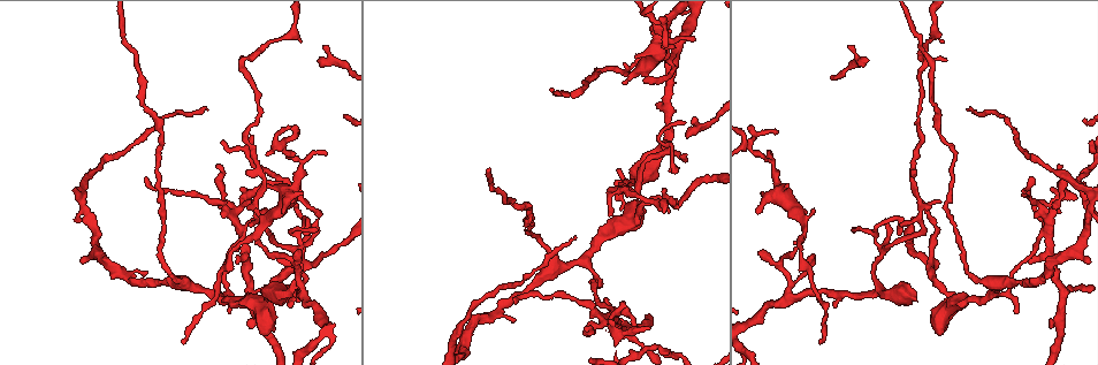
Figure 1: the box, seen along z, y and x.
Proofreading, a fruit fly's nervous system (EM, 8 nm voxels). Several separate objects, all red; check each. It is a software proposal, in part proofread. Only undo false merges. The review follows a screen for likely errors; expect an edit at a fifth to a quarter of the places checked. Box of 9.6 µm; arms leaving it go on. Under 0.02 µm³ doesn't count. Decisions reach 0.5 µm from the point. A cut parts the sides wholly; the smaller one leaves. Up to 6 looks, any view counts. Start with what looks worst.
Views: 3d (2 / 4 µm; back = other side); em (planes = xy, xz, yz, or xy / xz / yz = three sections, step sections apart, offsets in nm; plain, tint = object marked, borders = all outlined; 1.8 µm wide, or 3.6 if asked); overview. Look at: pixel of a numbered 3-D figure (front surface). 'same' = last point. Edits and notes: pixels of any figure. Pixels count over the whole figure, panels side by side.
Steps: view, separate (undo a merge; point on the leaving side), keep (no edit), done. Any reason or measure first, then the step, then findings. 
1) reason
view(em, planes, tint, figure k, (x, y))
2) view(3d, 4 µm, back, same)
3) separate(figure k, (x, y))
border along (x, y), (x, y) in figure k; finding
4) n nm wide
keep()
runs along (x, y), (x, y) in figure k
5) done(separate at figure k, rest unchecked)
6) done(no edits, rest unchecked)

three-way junction
view(3d, 2 µm, figure 1, (300, 296))

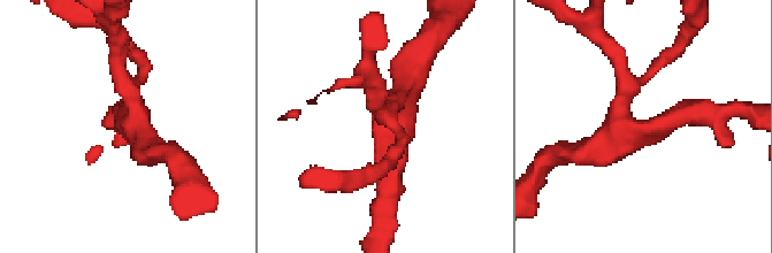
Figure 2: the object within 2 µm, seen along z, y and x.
now the EM
view(em, xy, step 8, tint, figure 2, (629, 124))

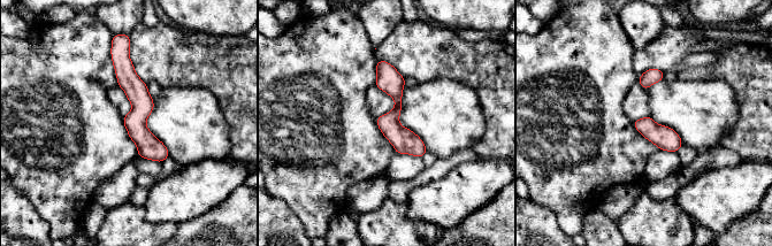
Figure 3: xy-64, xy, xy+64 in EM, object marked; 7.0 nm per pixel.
keep()
runs along (119, 54), (160, 159) in figure 3; continuous, no second neuron

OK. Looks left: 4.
view(3d, 2 µm, figure 1, (259, 243))

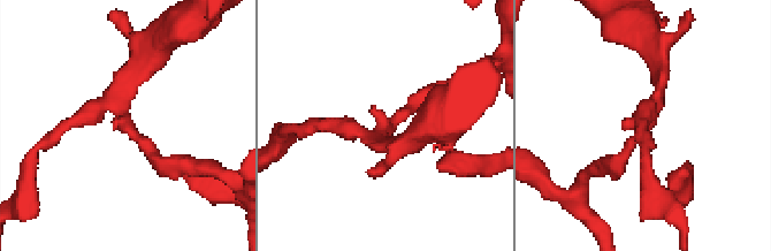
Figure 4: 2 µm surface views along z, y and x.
3 arms
view(em, xz, step 8, tint, figure 4, (123, 121))

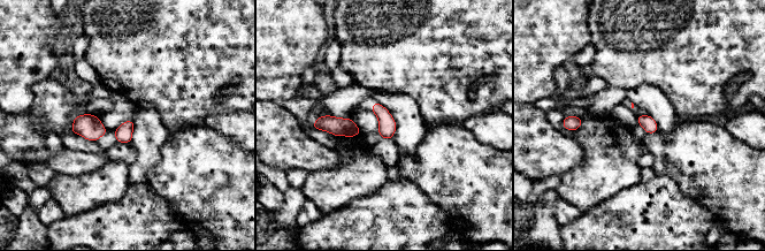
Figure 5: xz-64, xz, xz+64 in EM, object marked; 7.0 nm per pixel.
view(em, xy, step 8, tint, same)

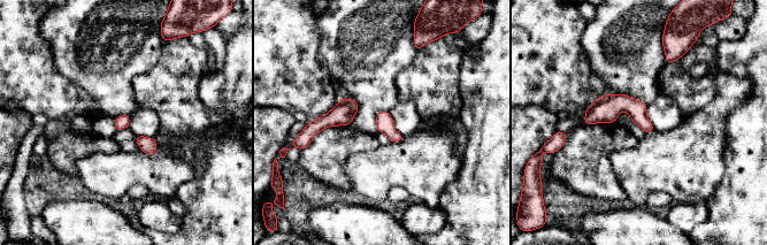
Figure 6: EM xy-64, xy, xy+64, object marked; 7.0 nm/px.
keep()
continuous, no second neuron

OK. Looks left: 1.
done(no edits, rest unchecked)

